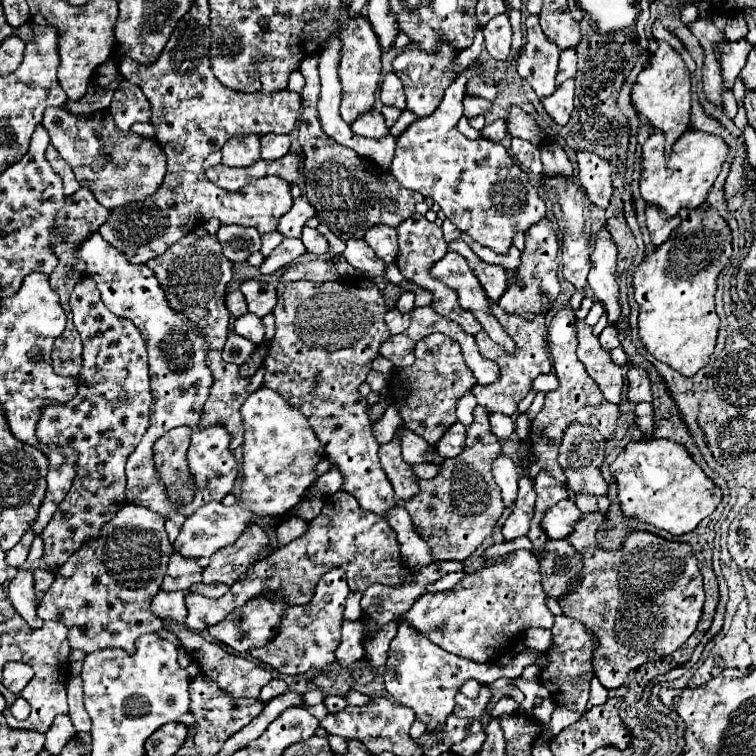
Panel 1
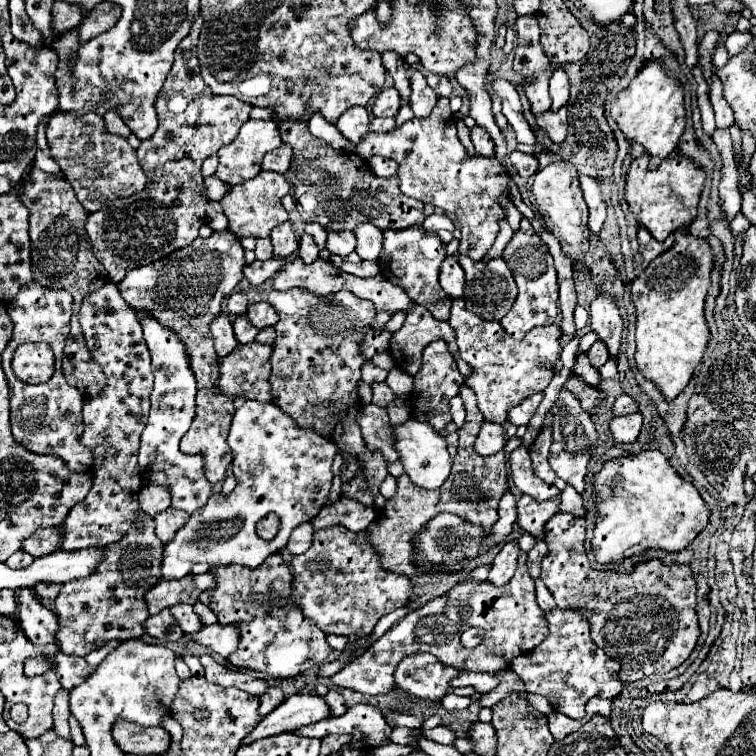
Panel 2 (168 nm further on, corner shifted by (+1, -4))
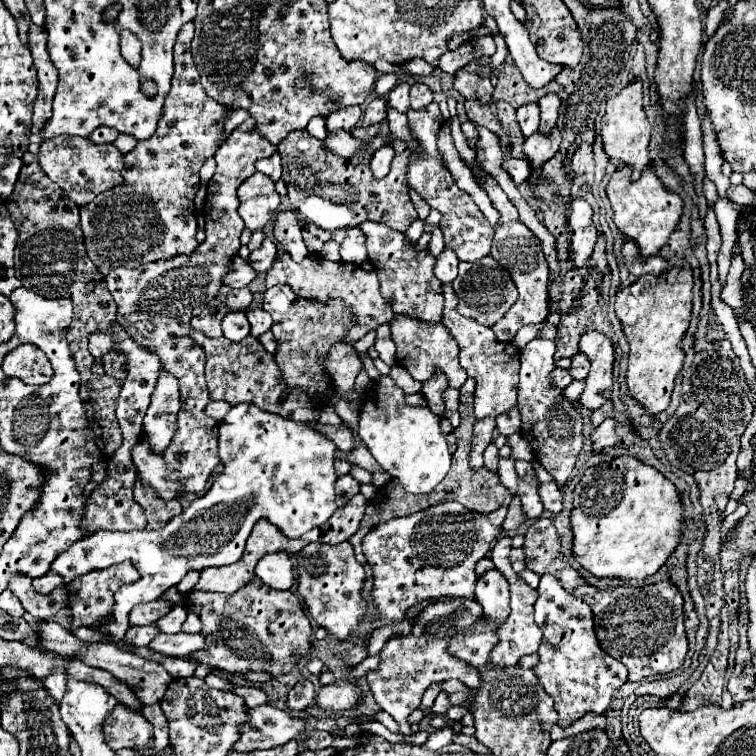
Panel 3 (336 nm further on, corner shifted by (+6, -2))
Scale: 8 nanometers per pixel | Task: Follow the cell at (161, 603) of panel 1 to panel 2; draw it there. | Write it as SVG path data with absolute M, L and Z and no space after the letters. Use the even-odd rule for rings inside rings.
M160 610L158 614L152 614L146 620L146 632L162 638L162 640L180 640L184 634L176 622L176 618L170 614L170 610Z

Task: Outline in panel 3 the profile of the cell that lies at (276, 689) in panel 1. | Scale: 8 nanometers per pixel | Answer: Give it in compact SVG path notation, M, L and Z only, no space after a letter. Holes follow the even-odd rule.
M233 686L229 688L233 690L233 694L241 696L245 700L245 706L247 708L255 708L255 706L261 706L261 704L267 704L267 694L259 688L247 688L247 686Z

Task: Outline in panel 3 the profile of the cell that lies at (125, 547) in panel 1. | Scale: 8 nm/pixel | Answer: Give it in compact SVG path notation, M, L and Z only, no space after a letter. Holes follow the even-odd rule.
M121 562L121 564L115 564L107 570L93 570L87 576L73 580L67 586L69 598L71 598L69 608L73 610L73 616L75 616L71 630L75 630L79 626L87 626L87 628L99 626L113 610L113 594L119 590L119 586L131 584L131 582L137 582L137 580L139 580L139 572L131 566L131 562Z

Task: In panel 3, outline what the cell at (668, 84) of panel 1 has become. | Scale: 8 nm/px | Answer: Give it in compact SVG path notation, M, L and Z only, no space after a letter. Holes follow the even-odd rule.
M641 80L625 86L617 96L607 100L607 108L603 114L601 126L603 150L609 158L623 162L625 166L633 168L631 180L637 180L641 172L649 166L649 140L651 140L651 124L647 122L647 114L643 110L643 86Z

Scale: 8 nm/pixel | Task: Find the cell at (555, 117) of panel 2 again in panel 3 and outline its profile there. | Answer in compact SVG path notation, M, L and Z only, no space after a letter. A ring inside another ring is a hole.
M555 128L549 136L543 136L543 134L535 132L533 136L529 136L529 138L525 140L525 144L523 144L523 154L525 154L525 158L529 160L529 166L531 166L531 170L535 170L537 176L541 174L541 172L539 172L541 166L557 154L559 144L561 144L561 134L559 134L557 128Z

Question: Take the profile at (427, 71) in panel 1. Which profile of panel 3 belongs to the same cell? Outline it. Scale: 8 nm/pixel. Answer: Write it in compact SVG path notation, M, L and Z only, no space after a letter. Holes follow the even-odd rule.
M413 84L411 86L411 108L421 110L431 102L433 102L433 92L425 84Z

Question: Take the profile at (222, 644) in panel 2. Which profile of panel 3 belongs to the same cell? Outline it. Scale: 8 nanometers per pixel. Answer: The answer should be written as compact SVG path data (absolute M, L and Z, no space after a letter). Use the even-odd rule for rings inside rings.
M185 632L157 634L155 640L149 644L149 650L173 658L183 658L201 648L205 648L205 638L201 634L185 634Z

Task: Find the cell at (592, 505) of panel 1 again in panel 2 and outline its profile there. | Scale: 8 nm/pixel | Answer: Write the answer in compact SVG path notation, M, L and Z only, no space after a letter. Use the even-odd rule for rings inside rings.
M570 484L564 488L560 498L562 498L560 512L568 512L572 516L586 516L586 502L584 502L582 494L578 494Z

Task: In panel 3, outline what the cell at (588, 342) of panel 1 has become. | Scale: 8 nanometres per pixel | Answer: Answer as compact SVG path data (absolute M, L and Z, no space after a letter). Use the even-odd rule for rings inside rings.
M555 368L555 372L553 372L553 376L551 376L551 384L555 386L555 388L567 388L569 384L573 382L573 378L571 378L571 374L569 374L569 370L561 370L561 368Z

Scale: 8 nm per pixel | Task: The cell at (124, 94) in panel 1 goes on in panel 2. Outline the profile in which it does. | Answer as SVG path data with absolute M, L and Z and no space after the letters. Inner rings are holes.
M108 110L108 112L104 114L104 122L106 122L106 130L108 130L110 134L118 134L118 136L128 138L130 128L126 126L126 122L122 122L122 118L118 116L118 110Z

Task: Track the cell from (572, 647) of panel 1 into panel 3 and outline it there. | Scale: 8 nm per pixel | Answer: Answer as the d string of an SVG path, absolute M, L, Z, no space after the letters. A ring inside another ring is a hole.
M541 576L537 592L535 622L543 632L543 642L537 652L539 664L533 670L545 686L545 692L555 700L555 710L559 714L557 724L567 728L587 712L605 714L613 692L627 682L627 666L601 650L593 630L591 608L565 592L555 576Z

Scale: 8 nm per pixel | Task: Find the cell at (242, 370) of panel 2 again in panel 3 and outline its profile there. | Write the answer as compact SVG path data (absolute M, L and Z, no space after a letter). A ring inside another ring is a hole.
M191 330L191 336L195 344L203 348L207 358L205 380L211 400L227 400L231 406L237 406L241 402L255 404L265 412L273 412L279 414L281 418L297 422L319 420L319 410L313 404L309 404L305 392L301 392L299 388L289 388L281 380L281 370L277 368L275 358L263 348L263 344L257 338L247 336L241 342L229 342L227 338L209 338L197 330Z

